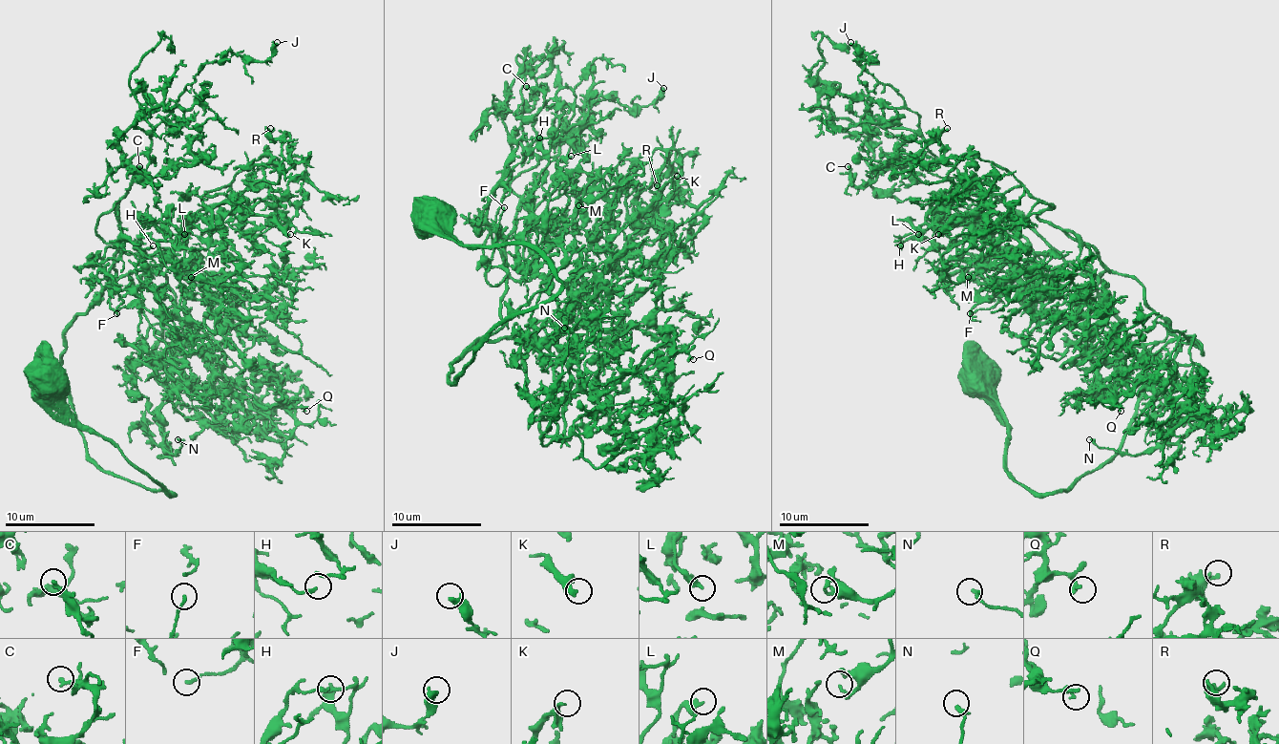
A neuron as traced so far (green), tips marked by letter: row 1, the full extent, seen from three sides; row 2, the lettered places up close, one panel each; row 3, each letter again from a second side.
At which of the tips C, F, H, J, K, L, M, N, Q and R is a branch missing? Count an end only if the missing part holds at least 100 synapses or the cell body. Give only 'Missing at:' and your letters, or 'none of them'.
Missing at: none of them

